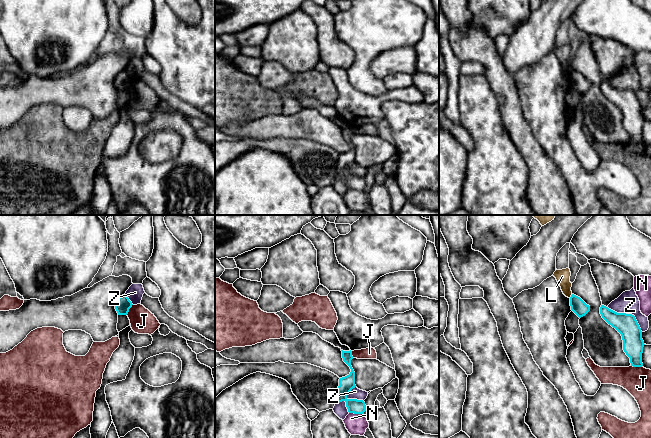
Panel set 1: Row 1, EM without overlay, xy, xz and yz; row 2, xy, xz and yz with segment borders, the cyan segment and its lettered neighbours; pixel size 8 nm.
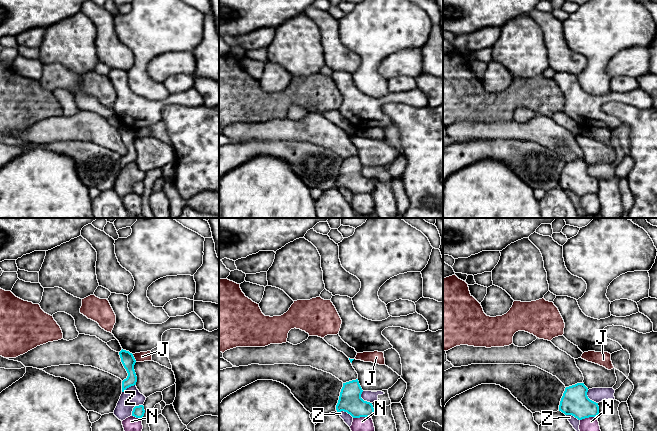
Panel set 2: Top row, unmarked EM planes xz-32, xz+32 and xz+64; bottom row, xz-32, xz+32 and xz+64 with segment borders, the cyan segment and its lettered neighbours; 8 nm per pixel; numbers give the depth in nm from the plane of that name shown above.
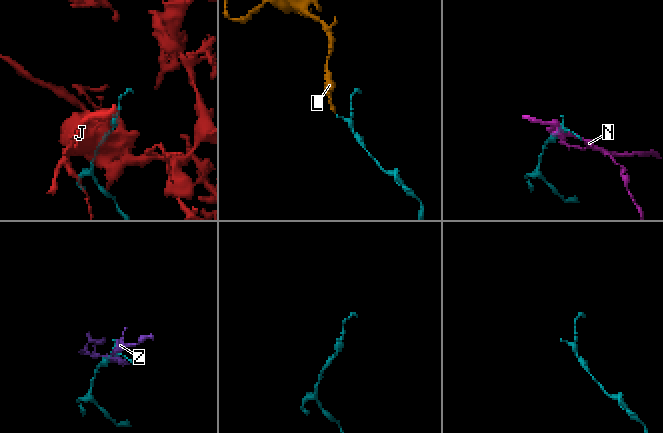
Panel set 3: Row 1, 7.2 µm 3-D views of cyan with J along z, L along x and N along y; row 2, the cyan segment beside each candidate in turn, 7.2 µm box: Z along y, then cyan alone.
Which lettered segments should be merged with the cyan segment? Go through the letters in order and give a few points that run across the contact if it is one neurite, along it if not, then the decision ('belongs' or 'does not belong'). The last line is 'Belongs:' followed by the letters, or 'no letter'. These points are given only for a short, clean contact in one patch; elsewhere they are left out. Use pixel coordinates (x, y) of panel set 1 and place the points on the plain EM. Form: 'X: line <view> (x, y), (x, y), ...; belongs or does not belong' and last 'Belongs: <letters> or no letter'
J: does not belong
L: line yz (572, 70), (569, 73); does not belong
N: does not belong
Z: does not belong
Belongs: no letter

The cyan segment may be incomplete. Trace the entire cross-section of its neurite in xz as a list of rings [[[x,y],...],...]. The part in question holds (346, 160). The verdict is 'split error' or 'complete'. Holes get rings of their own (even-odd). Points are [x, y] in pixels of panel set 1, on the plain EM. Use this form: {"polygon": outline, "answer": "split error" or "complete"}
{"polygon": [[[342,127],[343,137],[350,143],[351,148],[349,151],[339,155],[338,171],[336,174],[336,180],[342,177],[346,178],[346,183],[349,189],[364,190],[366,187],[366,181],[363,176],[348,175],[347,171],[350,167],[356,163],[355,161],[355,148],[351,142],[351,136],[353,135],[352,127]]], "answer": "complete"}

